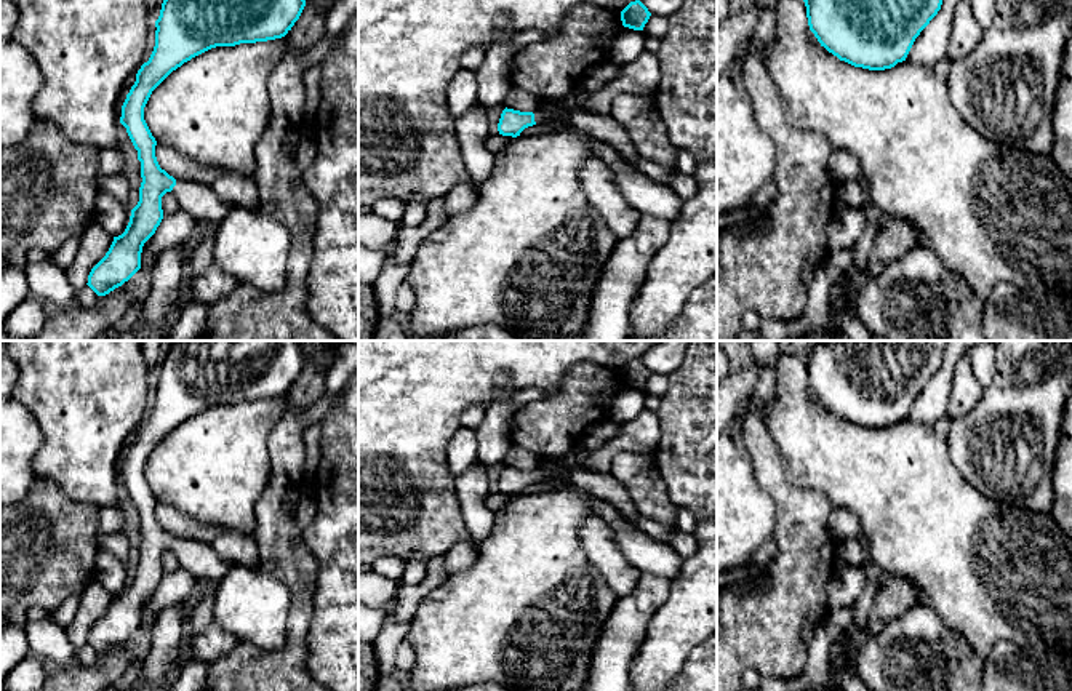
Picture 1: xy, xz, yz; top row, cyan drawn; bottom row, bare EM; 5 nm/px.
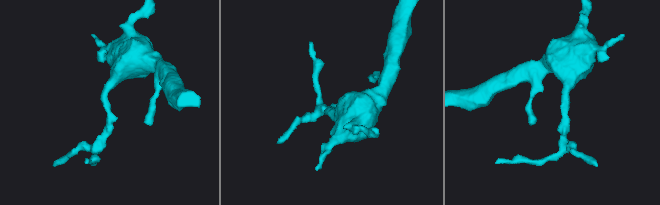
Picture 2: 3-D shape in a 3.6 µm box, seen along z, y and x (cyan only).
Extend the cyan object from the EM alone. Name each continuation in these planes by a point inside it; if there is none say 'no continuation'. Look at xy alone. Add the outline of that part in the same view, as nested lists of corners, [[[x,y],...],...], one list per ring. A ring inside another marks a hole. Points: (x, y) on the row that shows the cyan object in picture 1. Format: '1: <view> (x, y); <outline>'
1: xy (192, 197); [[[176,179],[171,190],[179,208],[195,214],[198,219],[211,219],[221,222],[235,206],[218,197],[210,186]]]

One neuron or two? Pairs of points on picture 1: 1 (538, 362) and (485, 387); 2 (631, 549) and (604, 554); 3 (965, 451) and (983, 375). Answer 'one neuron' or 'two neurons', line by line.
1: one neuron
2: two neurons
3: two neurons

